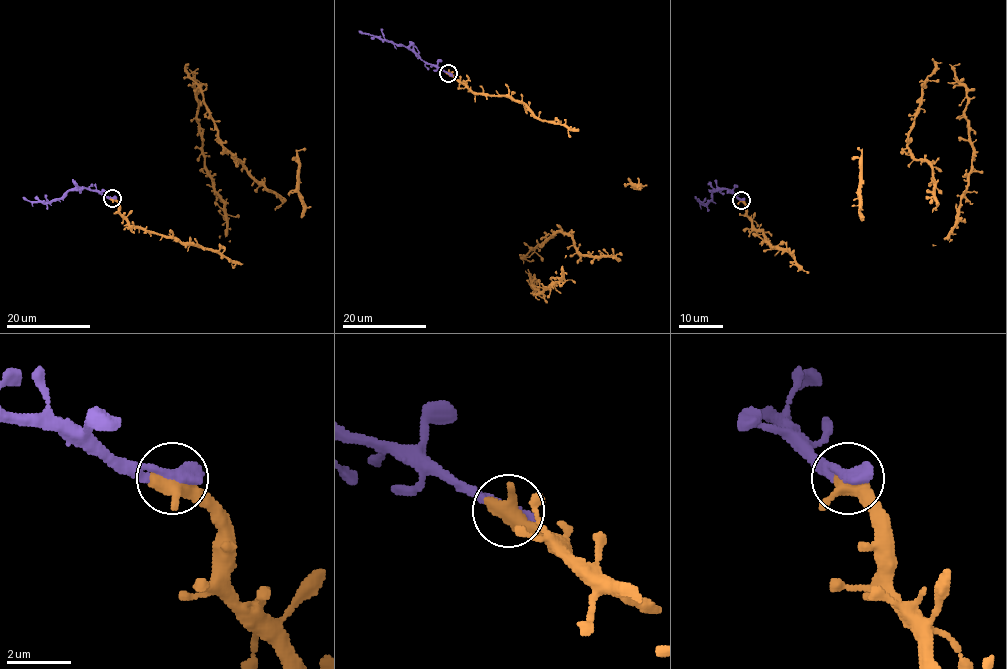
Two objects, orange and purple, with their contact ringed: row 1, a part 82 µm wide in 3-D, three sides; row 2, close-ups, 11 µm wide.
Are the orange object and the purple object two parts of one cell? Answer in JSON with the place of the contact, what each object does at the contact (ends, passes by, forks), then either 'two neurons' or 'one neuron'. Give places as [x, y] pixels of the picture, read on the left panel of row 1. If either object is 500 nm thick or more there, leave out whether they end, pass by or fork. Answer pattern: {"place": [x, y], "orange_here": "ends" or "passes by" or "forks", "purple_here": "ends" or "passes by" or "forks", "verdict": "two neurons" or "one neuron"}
{"place": [112, 198], "verdict": "one neuron"}

